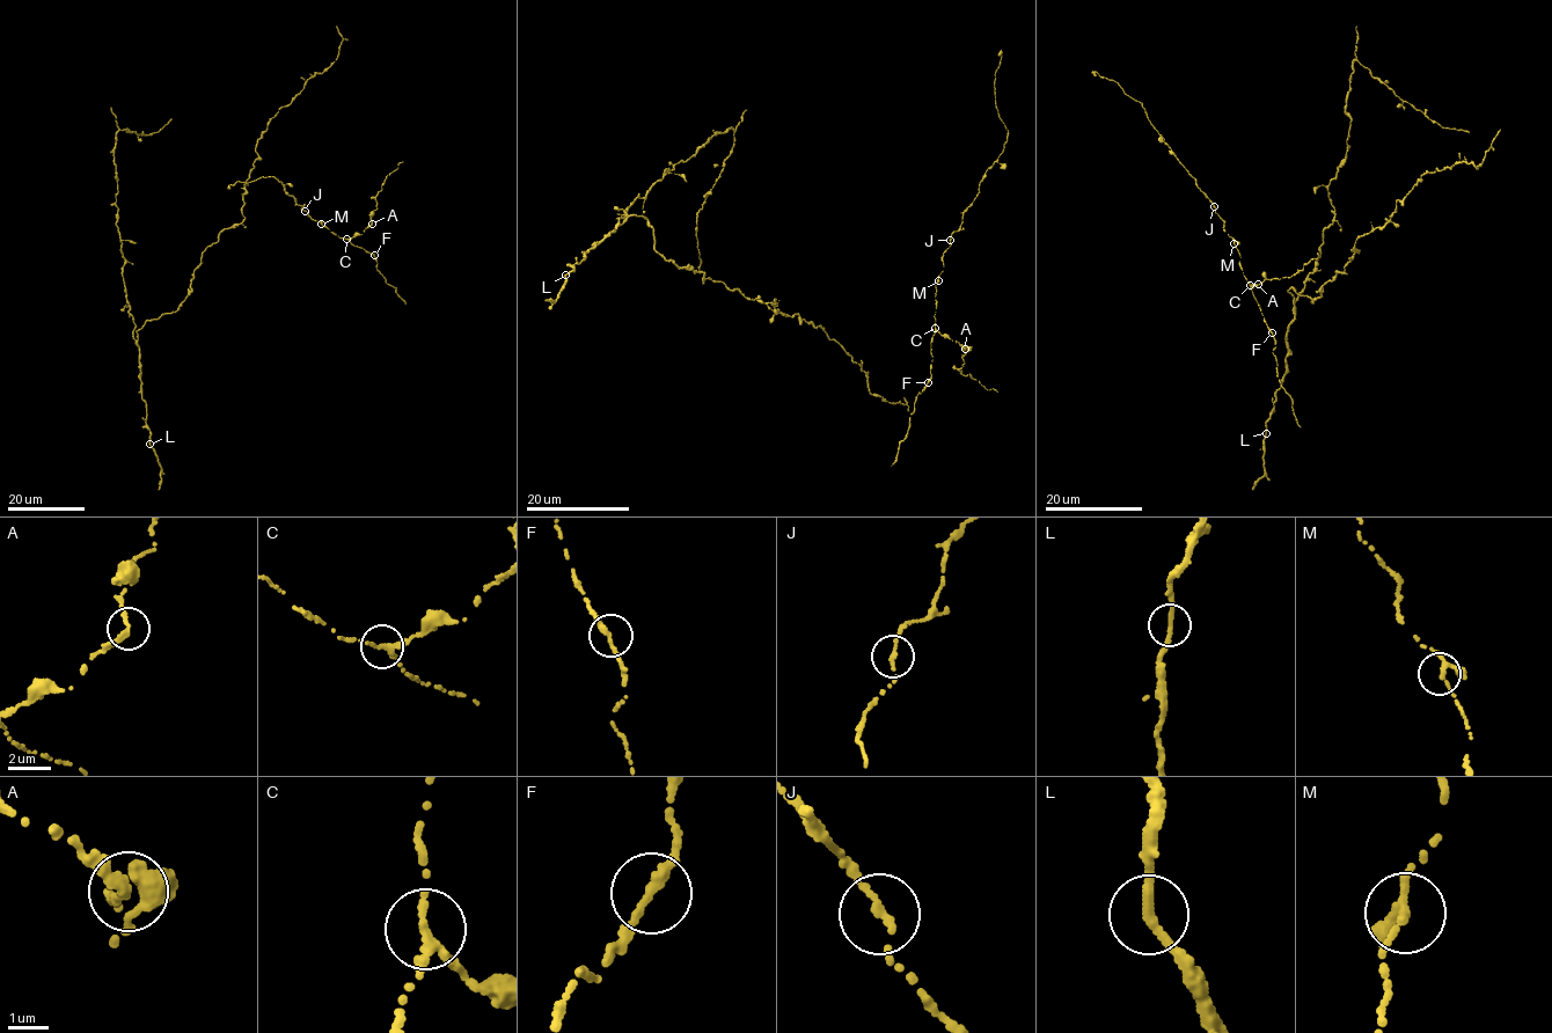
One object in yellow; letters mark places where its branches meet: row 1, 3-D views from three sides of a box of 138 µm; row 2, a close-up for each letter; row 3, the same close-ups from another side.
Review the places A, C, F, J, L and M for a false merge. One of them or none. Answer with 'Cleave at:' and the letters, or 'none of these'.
Cleave at: none of these

